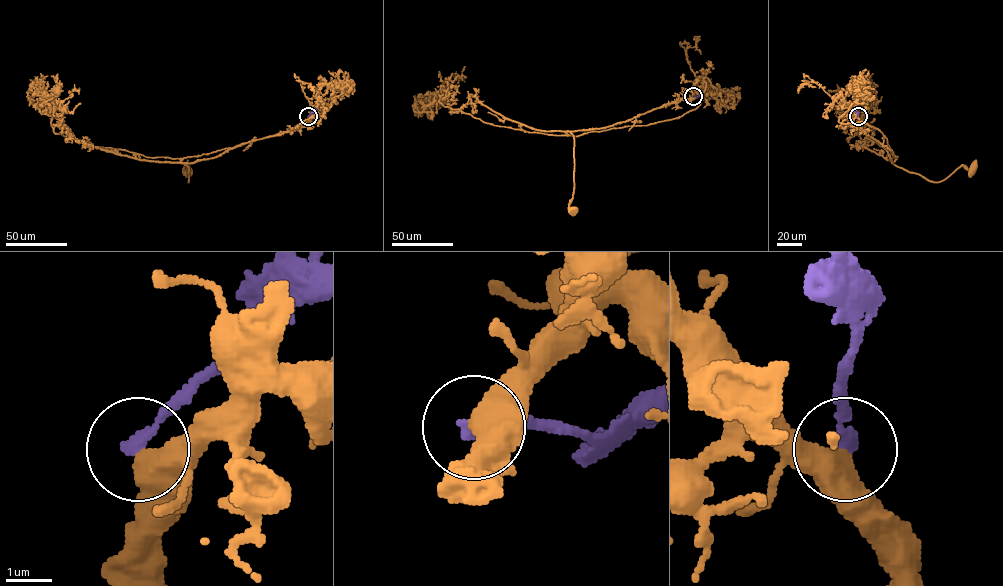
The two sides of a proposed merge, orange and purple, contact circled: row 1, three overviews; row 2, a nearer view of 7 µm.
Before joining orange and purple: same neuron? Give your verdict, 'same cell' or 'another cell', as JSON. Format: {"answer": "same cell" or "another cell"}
{"answer": "another cell"}

